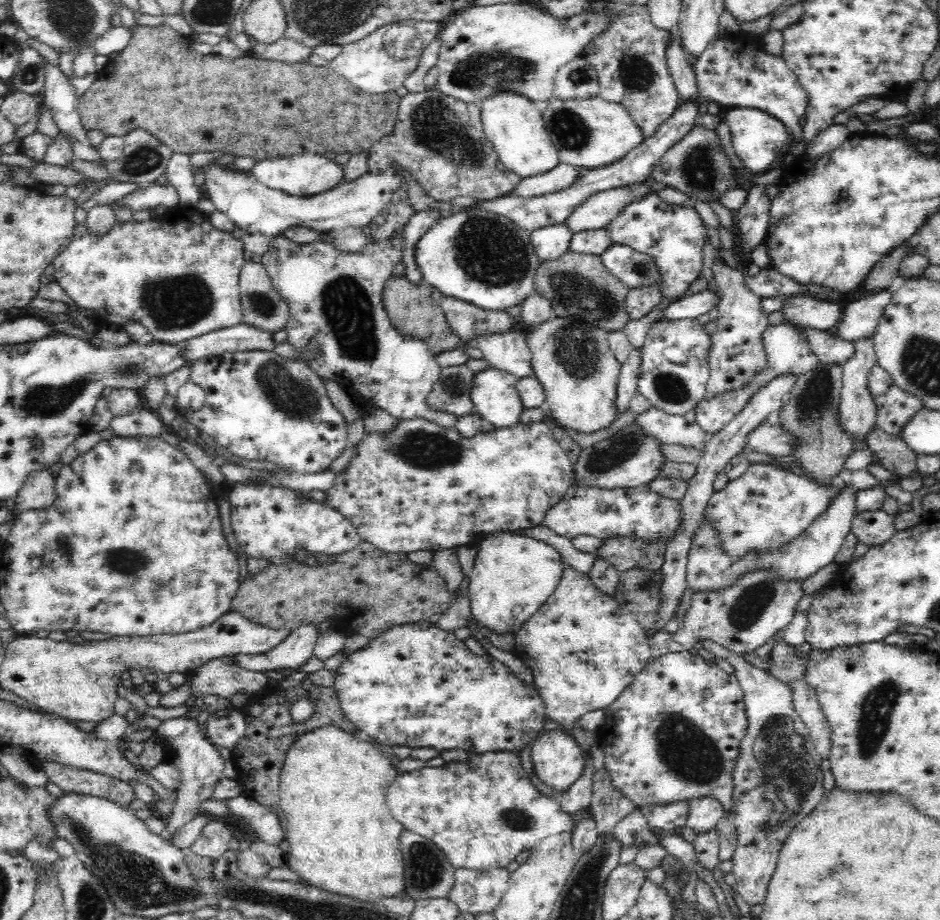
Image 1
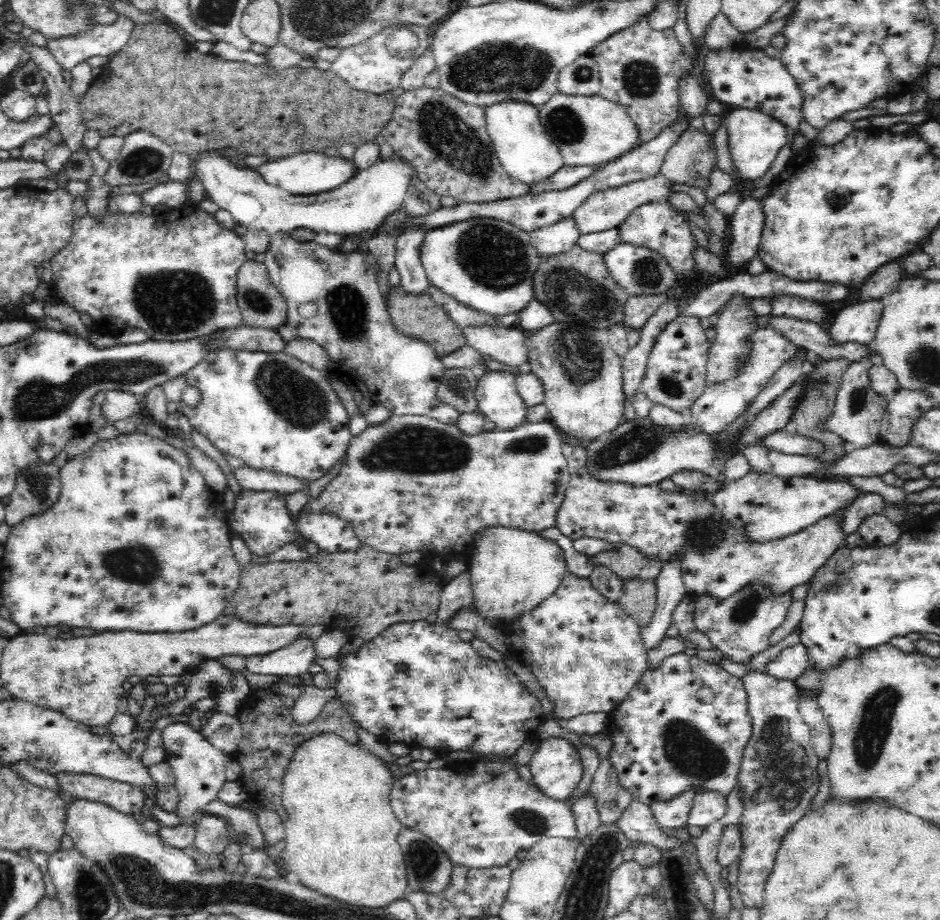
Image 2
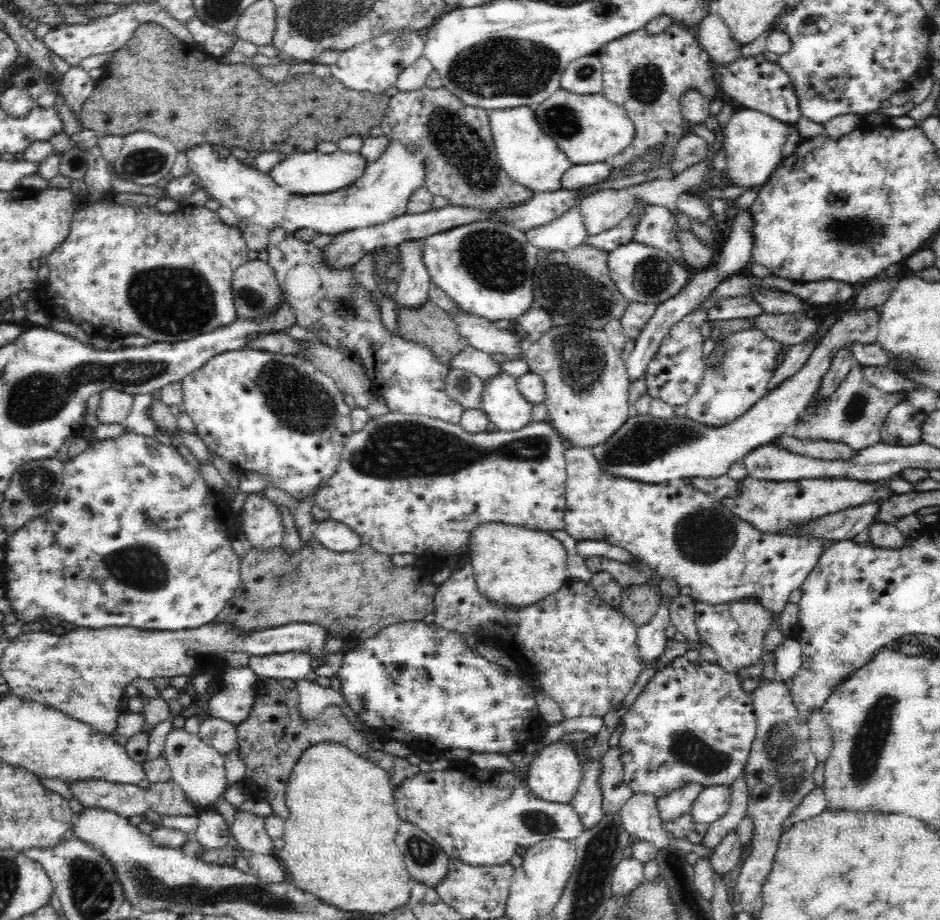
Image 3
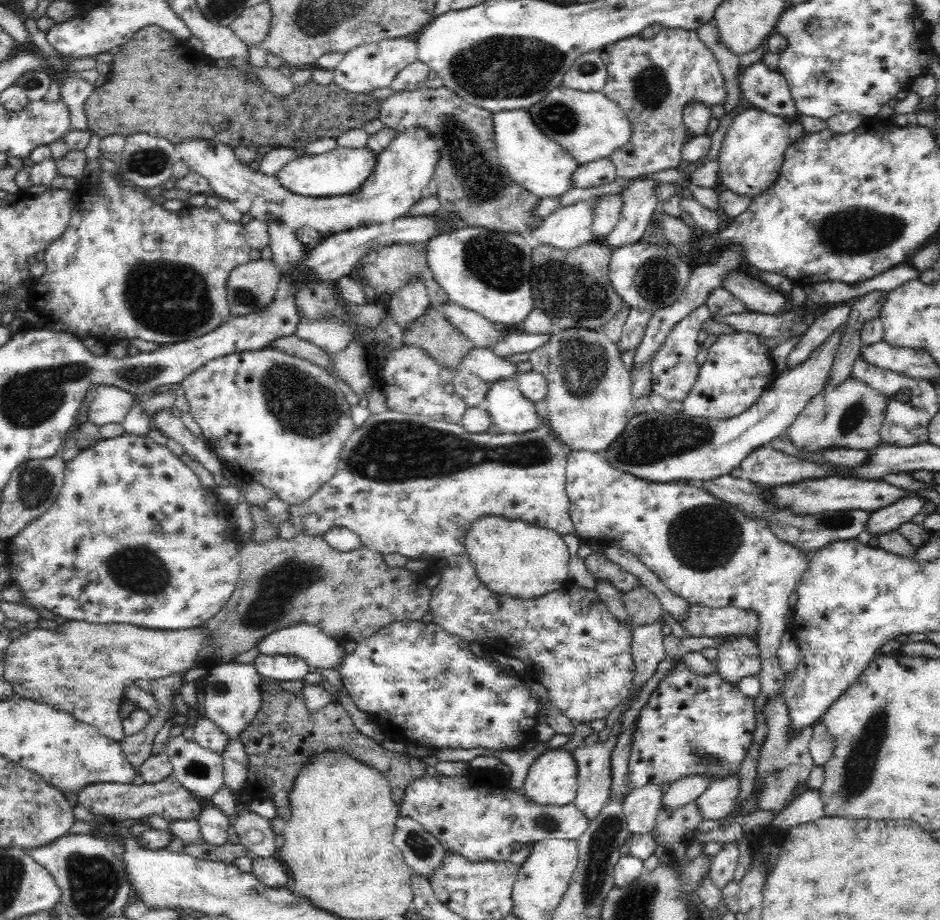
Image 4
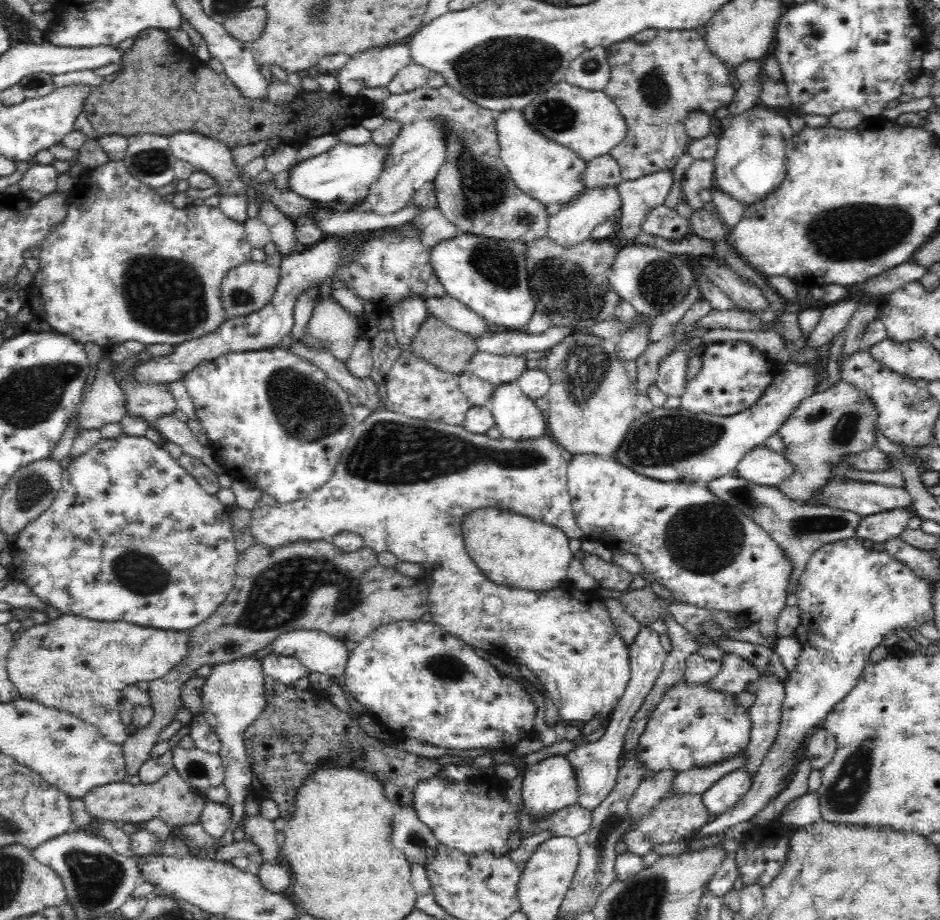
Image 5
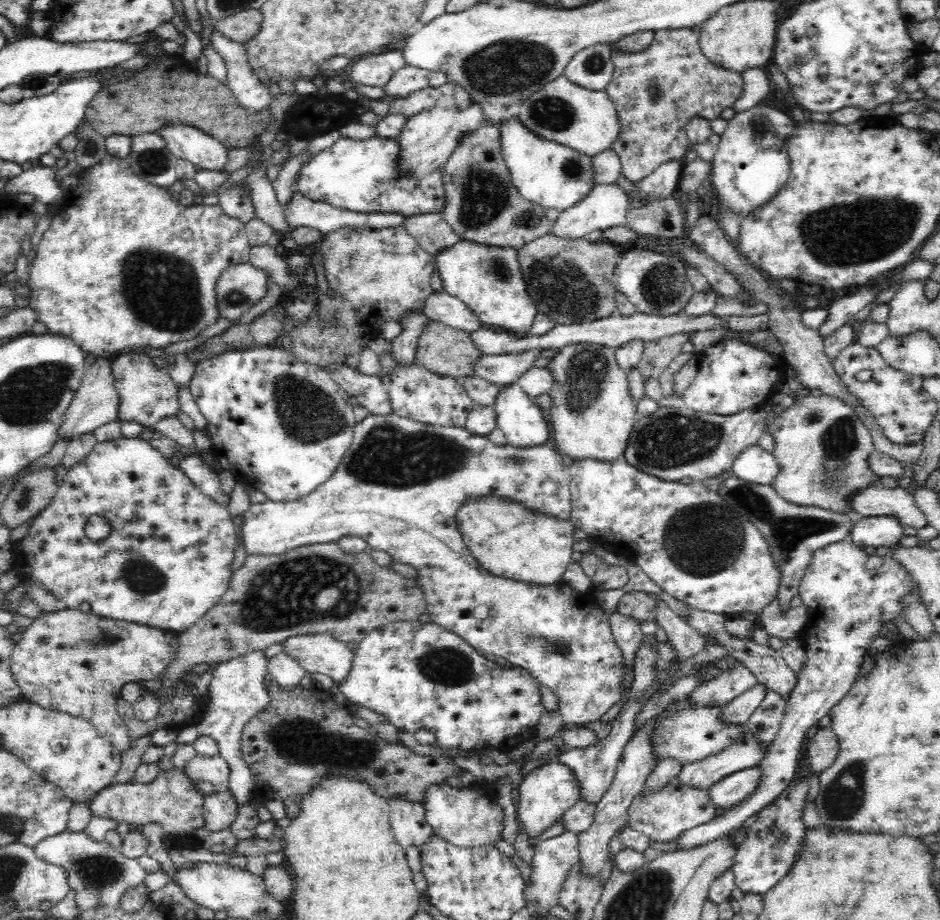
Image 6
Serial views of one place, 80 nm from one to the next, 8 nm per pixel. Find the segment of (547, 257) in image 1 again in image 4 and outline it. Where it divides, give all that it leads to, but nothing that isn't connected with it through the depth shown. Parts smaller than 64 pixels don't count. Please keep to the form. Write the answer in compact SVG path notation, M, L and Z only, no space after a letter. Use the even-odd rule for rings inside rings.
M594 198L560 207L542 219L540 226L532 228L529 234L539 242L539 245L572 251L594 240L590 230L592 206Z

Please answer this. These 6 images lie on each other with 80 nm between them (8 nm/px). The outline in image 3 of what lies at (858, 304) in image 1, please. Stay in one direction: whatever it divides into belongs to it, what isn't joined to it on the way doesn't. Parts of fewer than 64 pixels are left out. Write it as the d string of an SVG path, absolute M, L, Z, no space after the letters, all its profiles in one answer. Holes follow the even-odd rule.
M878 308L850 309L841 312L821 338L819 345L815 346L801 372L782 383L778 390L758 400L748 412L728 426L707 428L704 424L693 422L689 417L664 420L652 414L632 414L605 442L590 448L592 455L598 461L602 473L640 481L642 484L660 484L696 476L704 478L724 476L730 464L734 464L740 458L743 459L750 450L776 441L786 428L807 410L820 388L820 380L828 371L832 356L842 347L852 342L862 344L876 342L879 316Z

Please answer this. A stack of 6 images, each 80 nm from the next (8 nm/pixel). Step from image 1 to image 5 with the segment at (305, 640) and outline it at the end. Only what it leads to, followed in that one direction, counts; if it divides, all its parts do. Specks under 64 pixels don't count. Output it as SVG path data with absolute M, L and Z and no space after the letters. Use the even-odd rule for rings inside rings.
M272 652L260 660L260 667L264 675L285 685L294 684L310 672L296 657L274 655Z

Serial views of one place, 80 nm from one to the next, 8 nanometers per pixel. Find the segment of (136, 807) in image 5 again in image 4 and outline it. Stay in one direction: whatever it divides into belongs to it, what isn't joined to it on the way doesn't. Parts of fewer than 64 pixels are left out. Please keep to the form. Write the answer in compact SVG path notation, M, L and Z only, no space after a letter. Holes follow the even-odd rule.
M172 775L155 783L132 782L128 784L118 783L92 783L86 784L77 792L77 802L85 806L96 816L113 816L123 821L127 818L144 818L158 814L167 821L170 820L197 820L204 804L200 802L190 791L187 791Z

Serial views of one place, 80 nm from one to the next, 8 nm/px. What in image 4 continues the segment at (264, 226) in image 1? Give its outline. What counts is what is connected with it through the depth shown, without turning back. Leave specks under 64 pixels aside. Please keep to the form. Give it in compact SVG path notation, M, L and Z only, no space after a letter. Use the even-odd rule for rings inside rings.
M411 129L405 133L397 134L390 144L377 156L372 172L368 178L356 188L356 192L348 192L340 196L328 196L328 198L316 198L302 196L286 190L276 175L267 175L259 170L252 170L248 165L236 159L233 149L227 144L209 140L185 140L175 144L178 157L184 160L190 171L199 173L208 181L209 194L232 203L238 213L251 214L253 219L268 224L270 221L280 221L293 231L310 227L317 230L324 238L336 233L344 233L350 229L360 228L371 224L387 223L395 218L407 214L408 209L417 203L423 194L436 167L439 156L436 155L436 145L432 137L426 135L422 129Z

